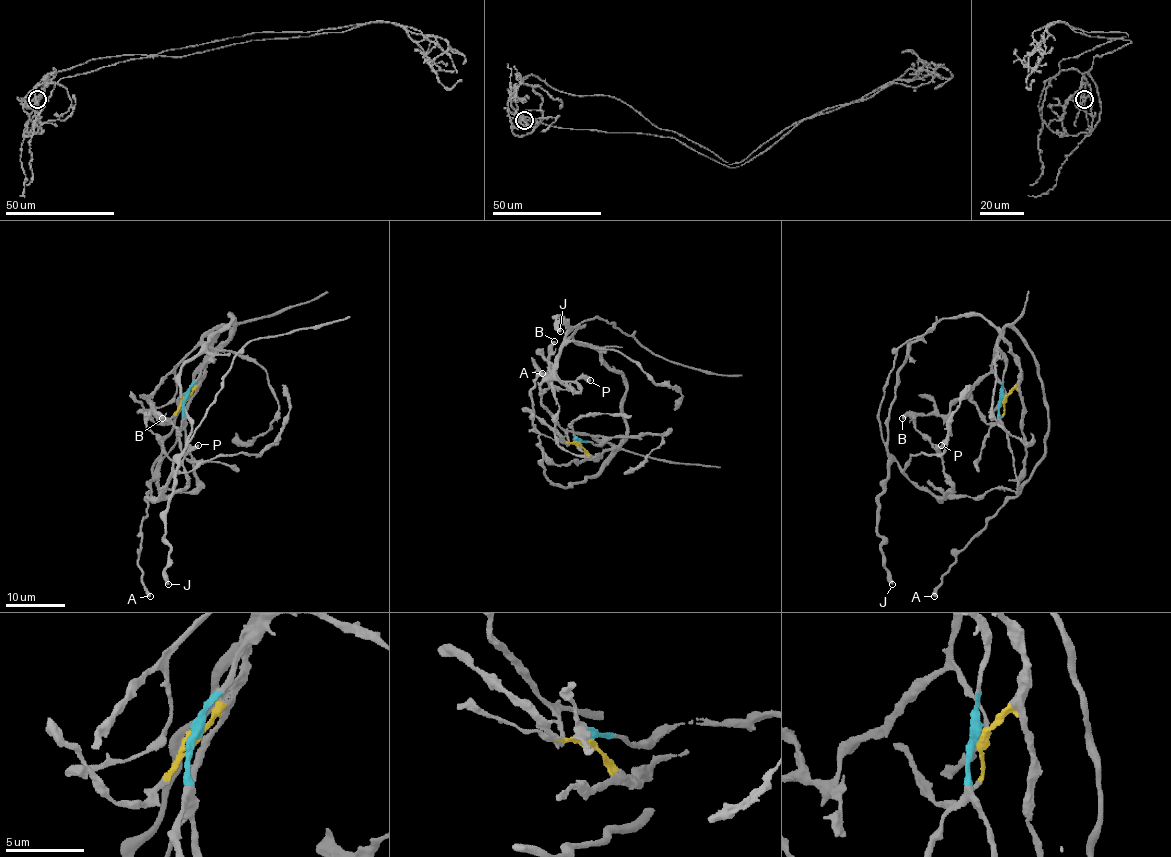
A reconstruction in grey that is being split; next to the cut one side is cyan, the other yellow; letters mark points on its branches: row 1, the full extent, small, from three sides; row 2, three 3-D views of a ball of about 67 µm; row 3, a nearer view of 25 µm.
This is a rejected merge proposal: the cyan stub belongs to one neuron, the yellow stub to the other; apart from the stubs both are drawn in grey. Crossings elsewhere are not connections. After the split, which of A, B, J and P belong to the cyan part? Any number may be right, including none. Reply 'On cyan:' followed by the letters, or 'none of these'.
On cyan: A, B

